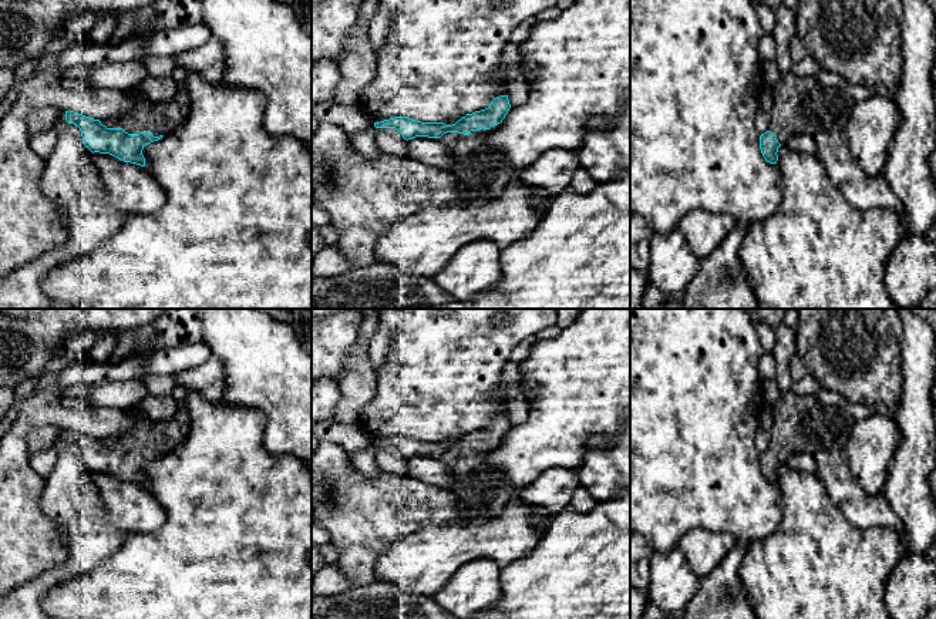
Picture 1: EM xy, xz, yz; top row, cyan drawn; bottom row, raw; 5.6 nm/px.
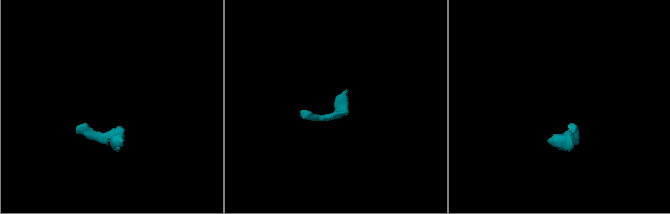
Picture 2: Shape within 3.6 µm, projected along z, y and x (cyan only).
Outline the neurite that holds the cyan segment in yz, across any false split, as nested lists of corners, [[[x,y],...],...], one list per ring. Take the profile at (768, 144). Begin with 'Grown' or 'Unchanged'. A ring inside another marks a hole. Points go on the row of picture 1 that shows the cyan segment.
Grown. [[[782,73],[772,87],[774,104],[768,112],[768,131],[760,135],[760,149],[770,164],[777,164],[778,148],[798,134],[815,135],[821,129],[846,129],[855,101],[835,87],[821,85],[814,75],[799,77]]]

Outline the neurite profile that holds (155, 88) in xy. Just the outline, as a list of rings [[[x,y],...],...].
[[[148,77],[137,87],[141,97],[154,102],[175,101],[182,88],[169,77]]]

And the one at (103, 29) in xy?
[[[88,10],[83,14],[91,14],[98,21],[87,34],[88,40],[85,44],[104,44],[107,38],[112,34],[112,24],[118,16],[124,11],[114,11],[114,10]]]

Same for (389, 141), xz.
[[[377,128],[374,144],[380,154],[388,157],[407,155],[407,139],[395,128]]]

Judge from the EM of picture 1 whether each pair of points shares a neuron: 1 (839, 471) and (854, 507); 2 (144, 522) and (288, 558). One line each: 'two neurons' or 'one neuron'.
1: one neuron
2: two neurons

